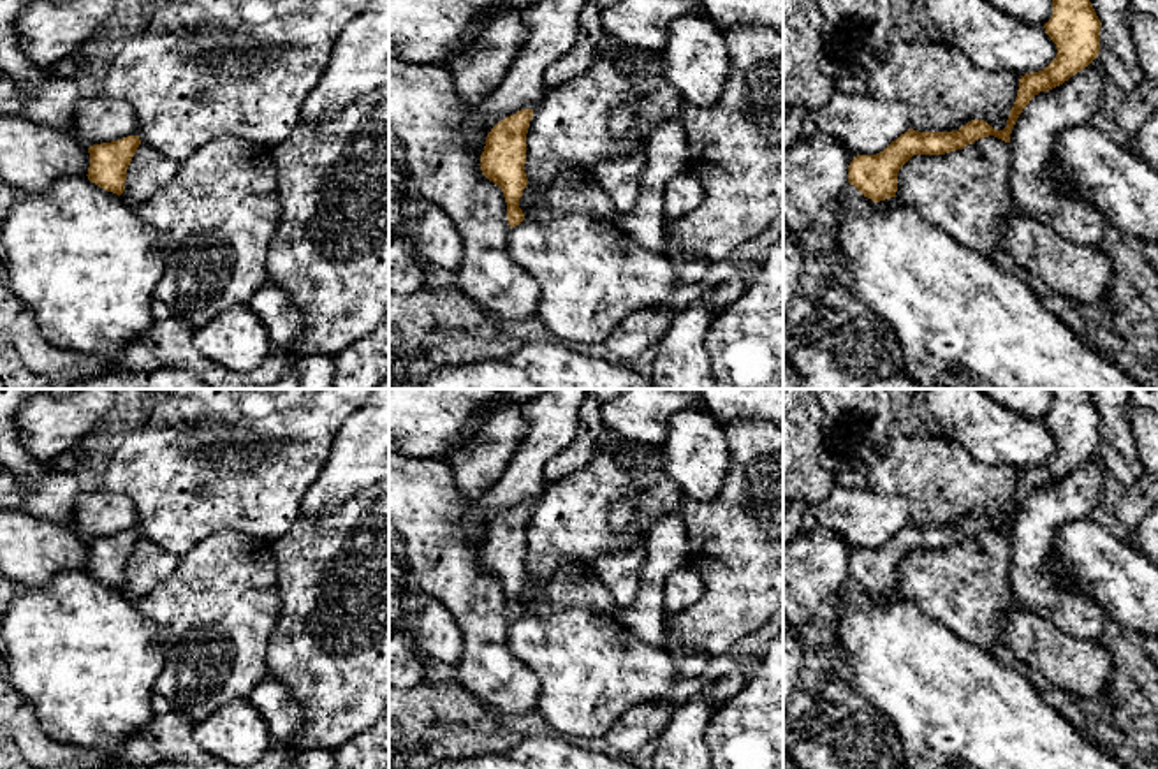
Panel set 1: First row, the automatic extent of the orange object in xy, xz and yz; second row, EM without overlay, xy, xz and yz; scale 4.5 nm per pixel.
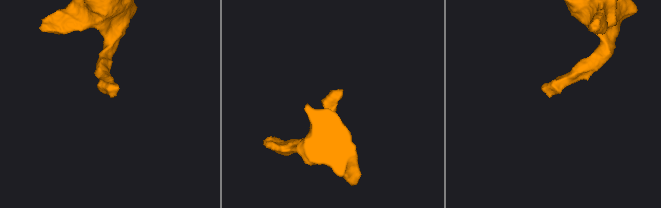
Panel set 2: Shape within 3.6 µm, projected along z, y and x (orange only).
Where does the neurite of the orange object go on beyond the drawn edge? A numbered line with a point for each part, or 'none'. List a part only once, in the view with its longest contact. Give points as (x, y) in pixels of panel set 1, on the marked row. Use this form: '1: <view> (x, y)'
1: yz (850, 190)

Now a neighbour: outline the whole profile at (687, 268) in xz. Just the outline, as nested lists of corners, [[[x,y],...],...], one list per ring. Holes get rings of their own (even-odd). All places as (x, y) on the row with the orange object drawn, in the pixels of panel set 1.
[[[669,241],[662,255],[671,260],[678,287],[702,282],[707,266],[711,264],[711,260],[707,260],[706,257],[695,257],[672,248]]]

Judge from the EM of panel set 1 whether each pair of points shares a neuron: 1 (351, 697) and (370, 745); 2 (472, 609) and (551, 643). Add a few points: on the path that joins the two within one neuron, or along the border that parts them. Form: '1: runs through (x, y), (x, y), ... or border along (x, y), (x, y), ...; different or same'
1: border along (370, 725), (335, 750); different
2: border along (509, 623), (507, 648), (525, 664); different

